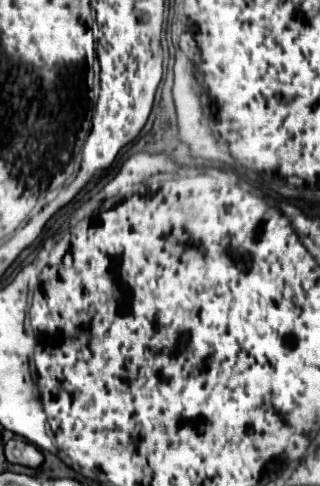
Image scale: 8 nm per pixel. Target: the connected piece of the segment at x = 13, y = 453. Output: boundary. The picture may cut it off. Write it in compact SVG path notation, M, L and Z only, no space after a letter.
M10 440L4 446L4 456L10 464L24 464L30 468L38 468L44 460L42 450L26 440Z

